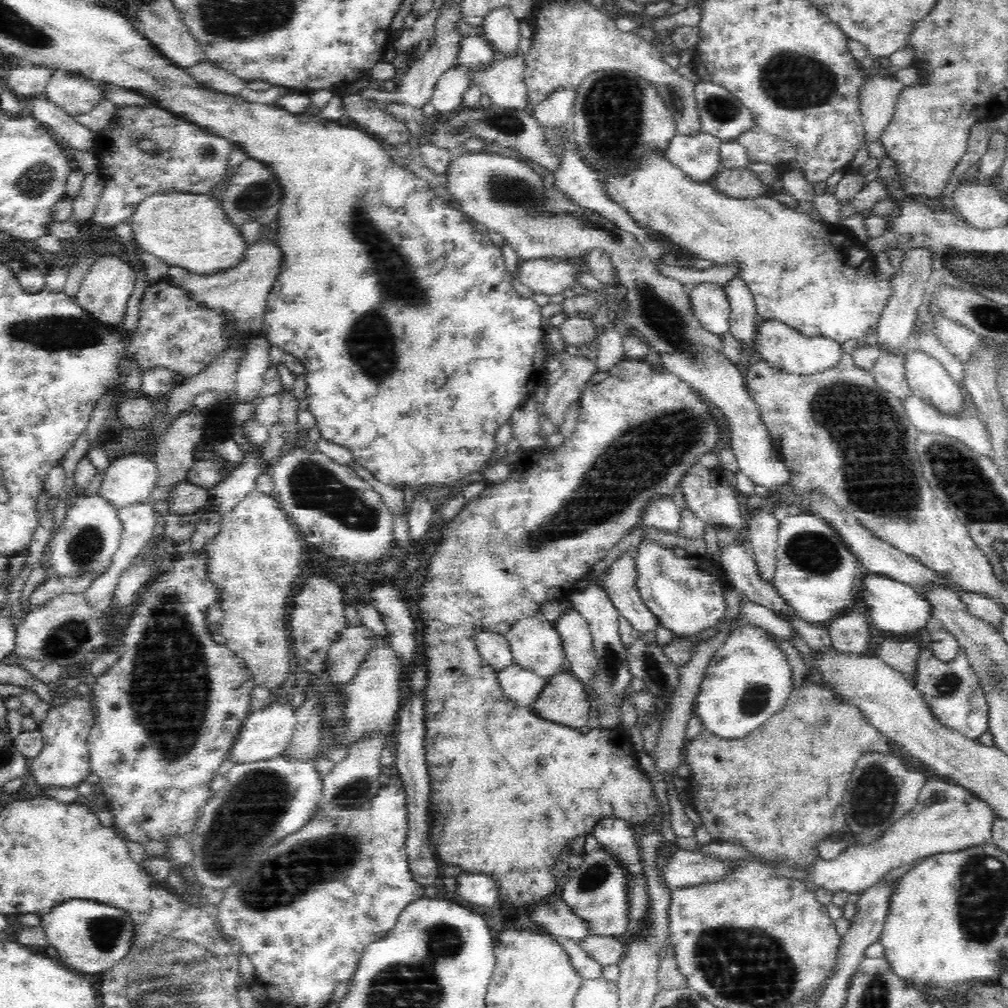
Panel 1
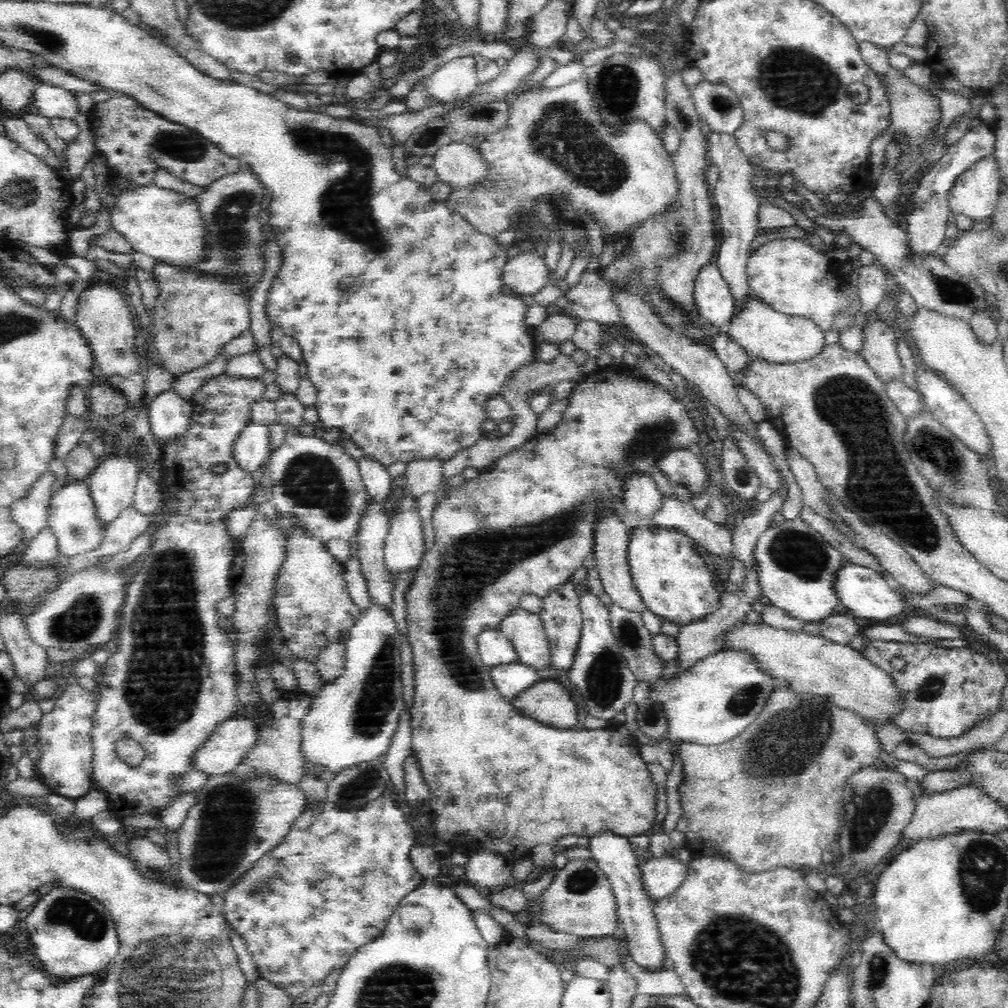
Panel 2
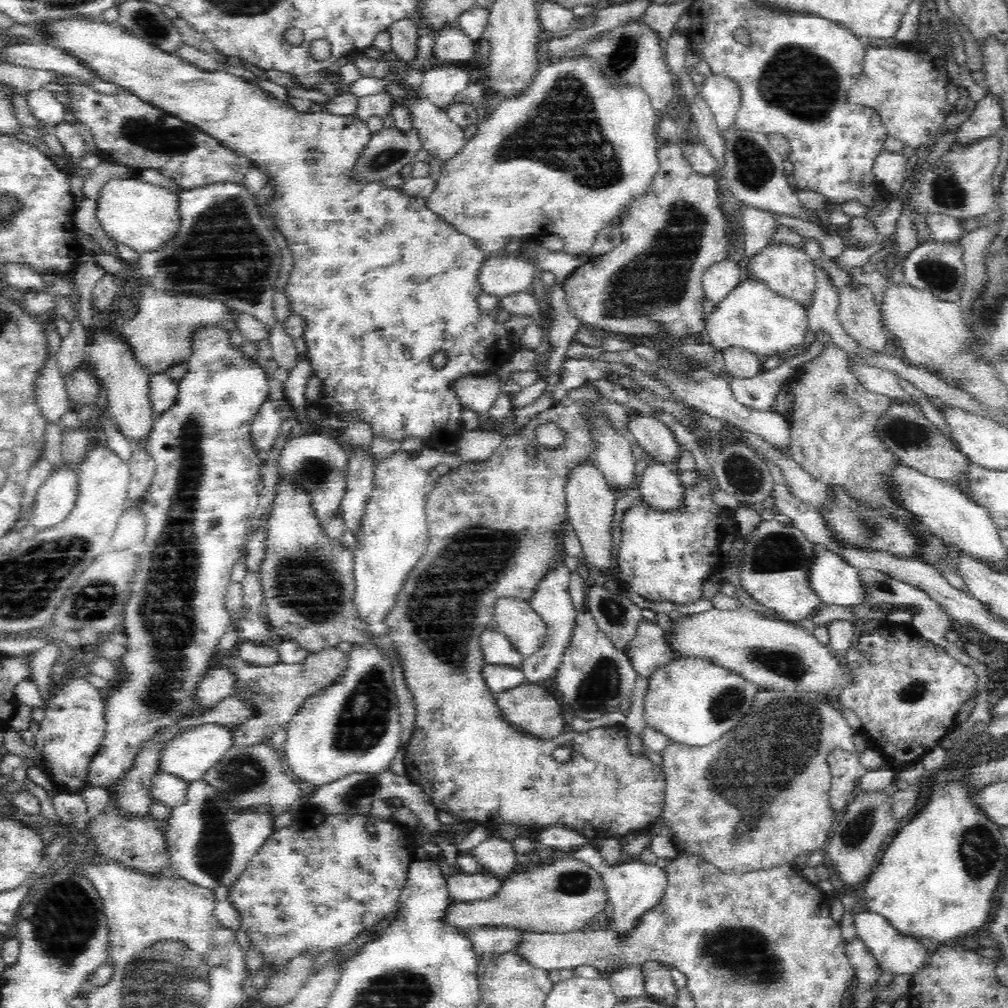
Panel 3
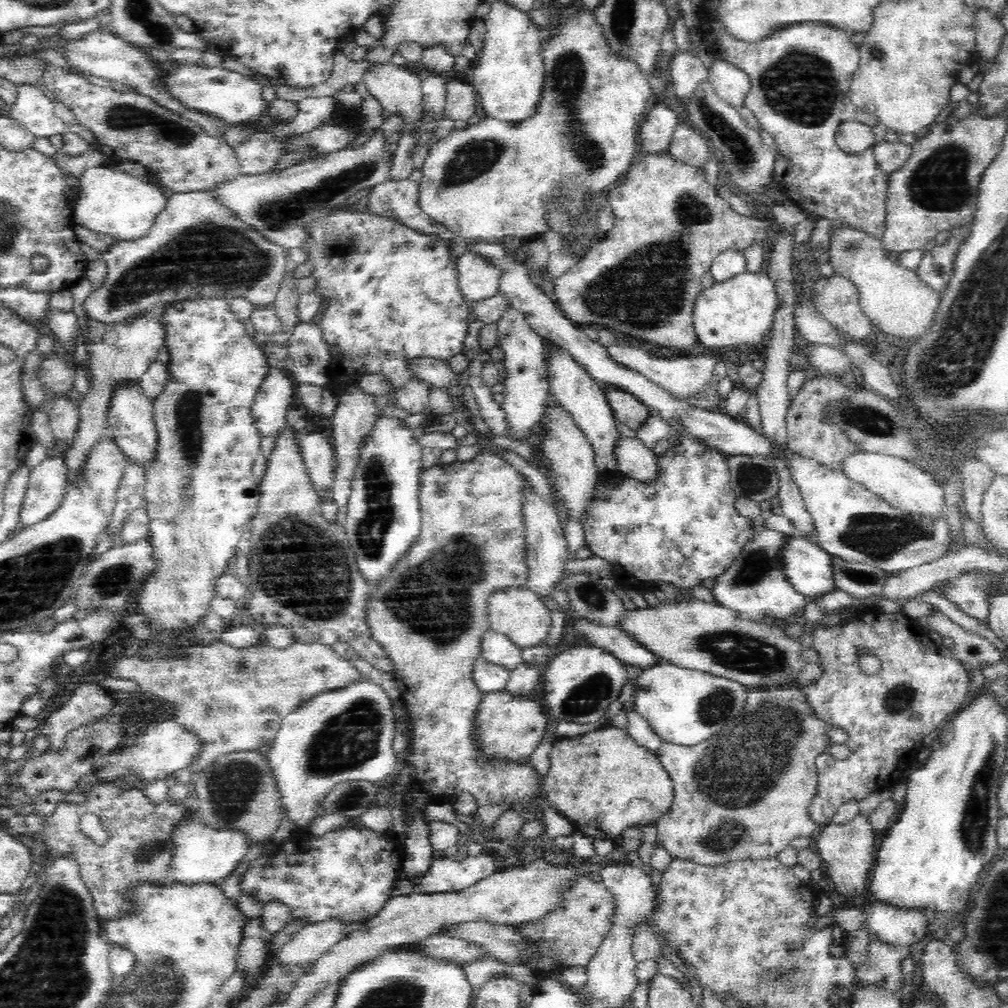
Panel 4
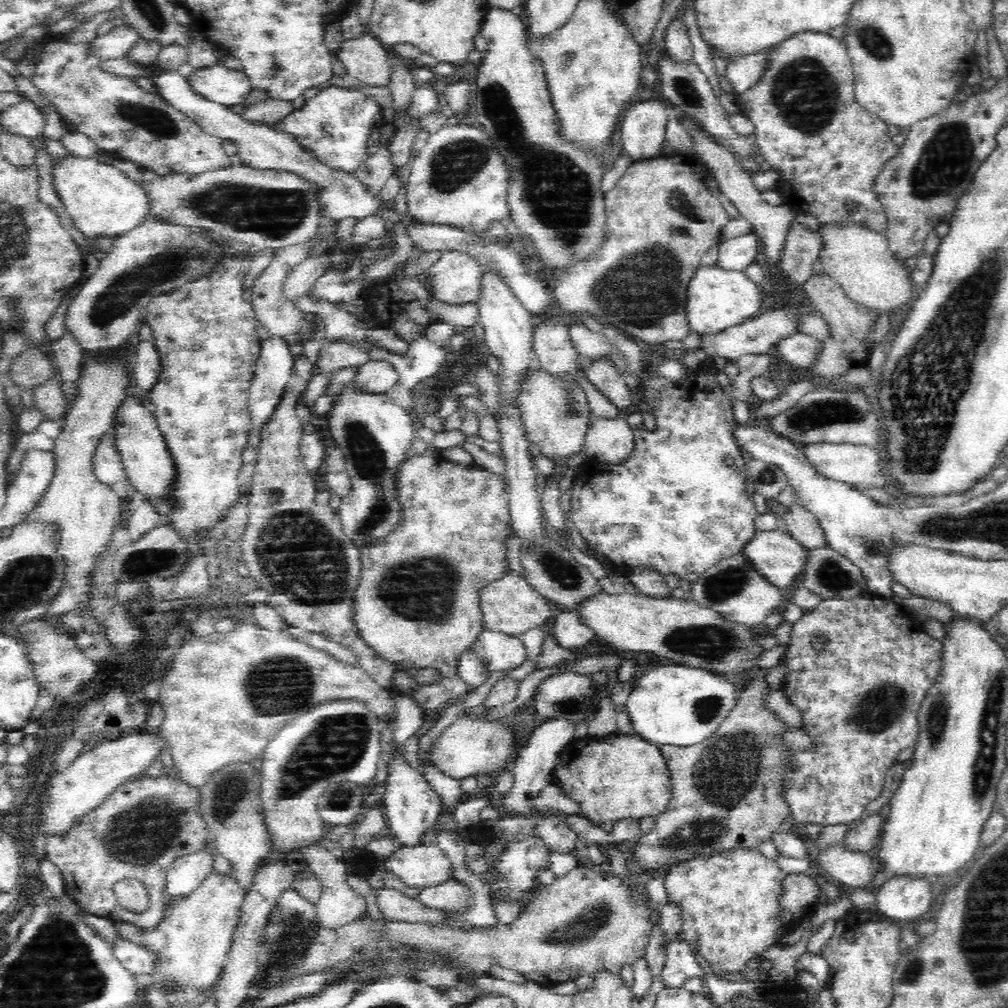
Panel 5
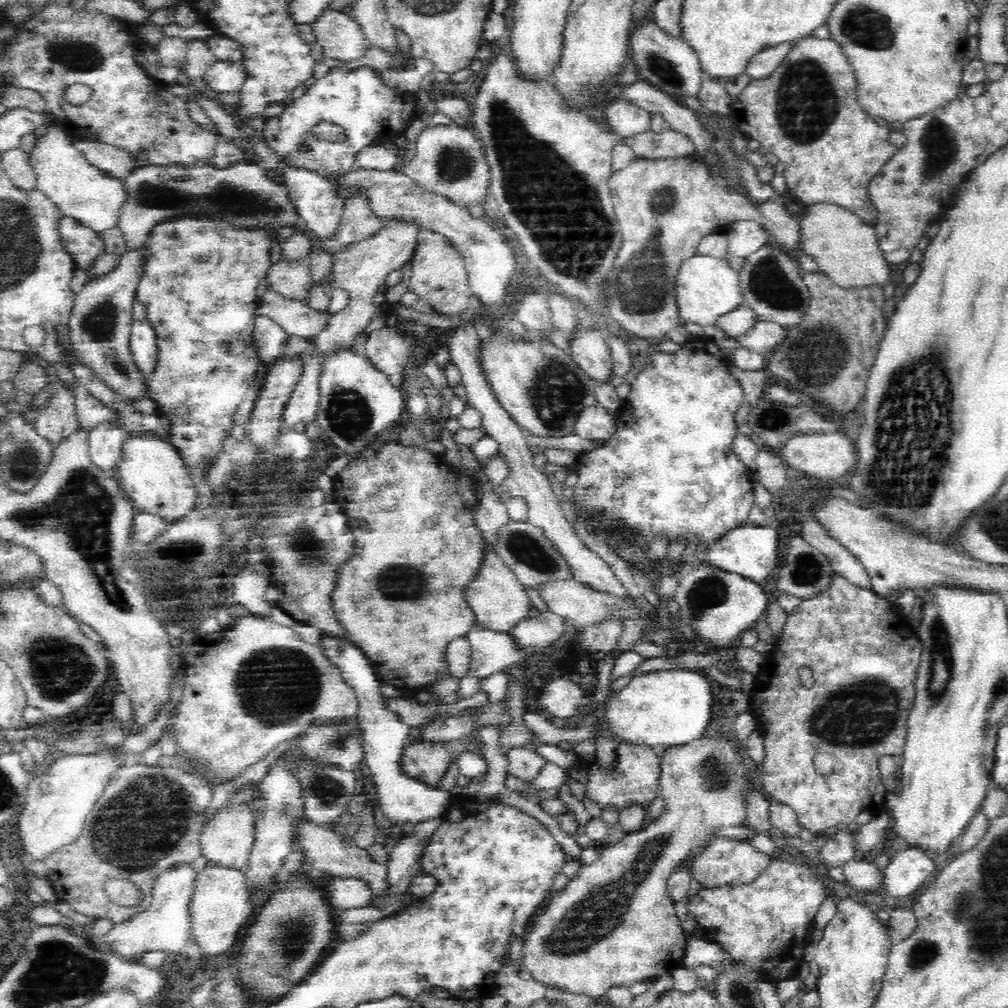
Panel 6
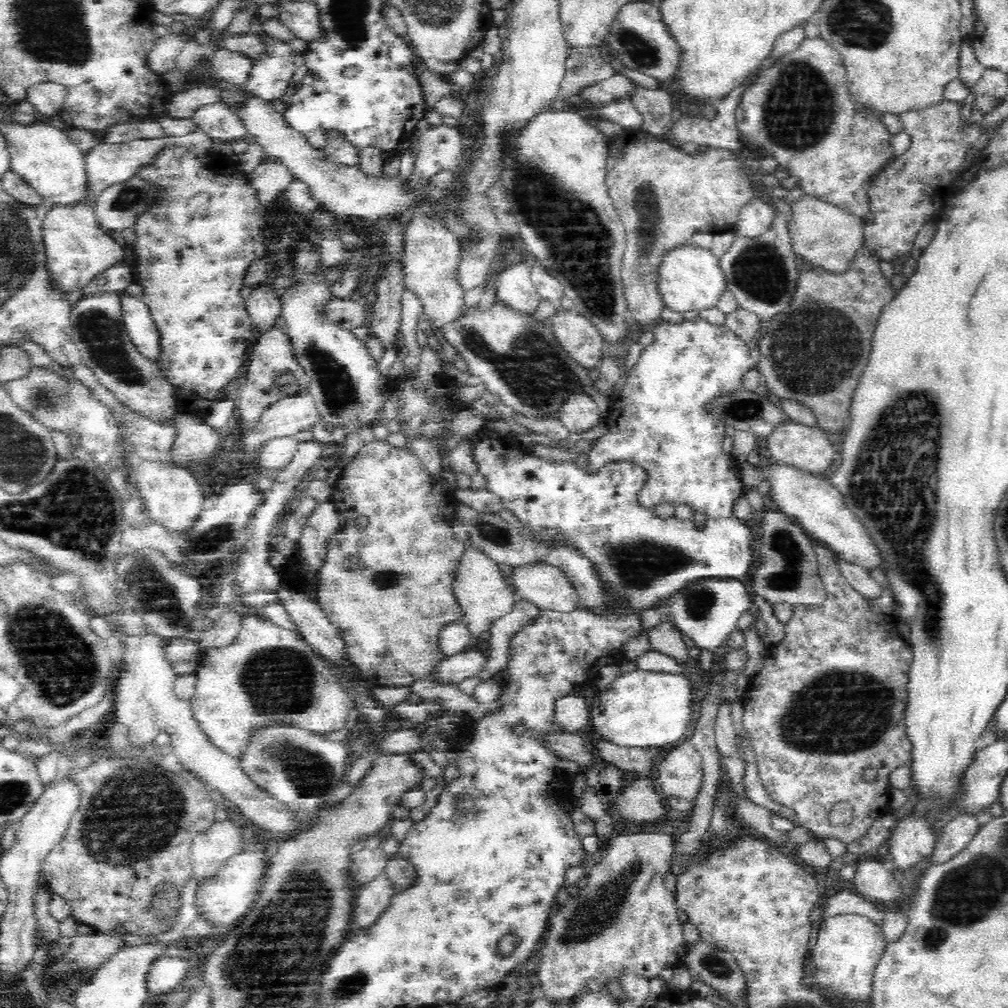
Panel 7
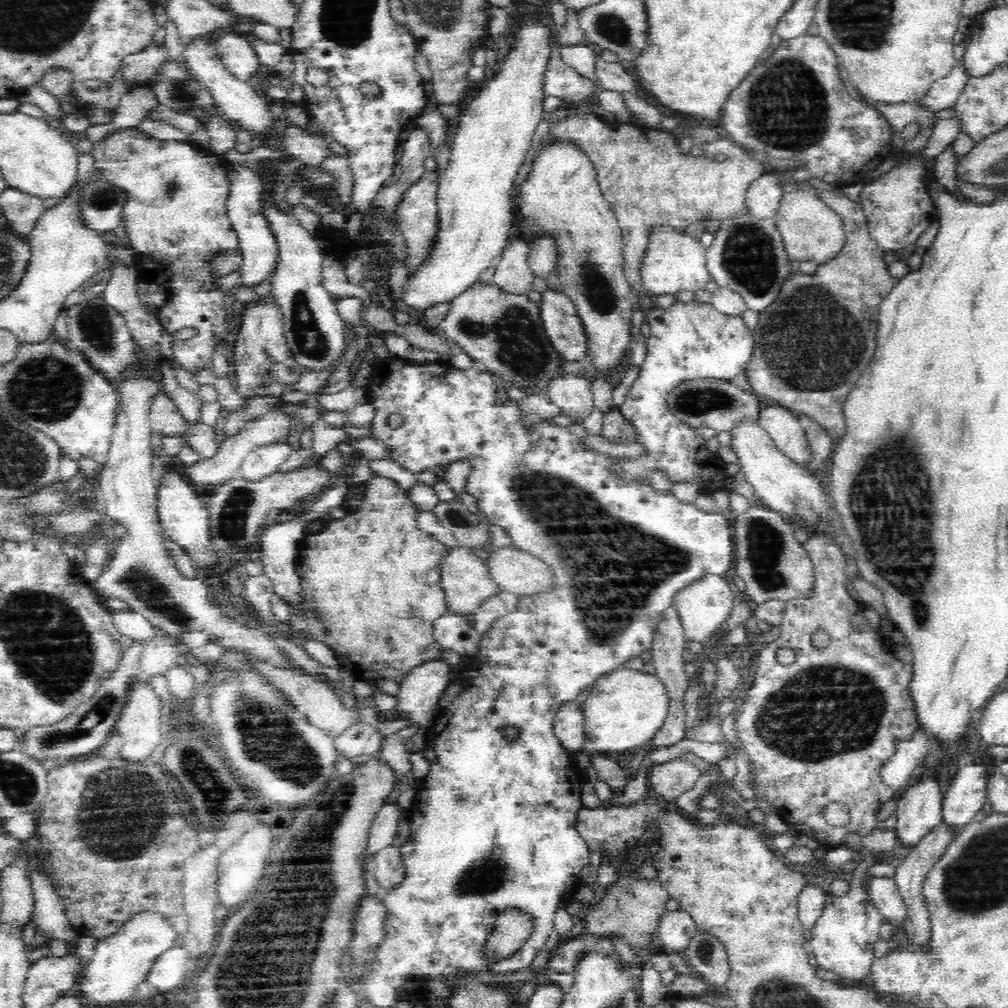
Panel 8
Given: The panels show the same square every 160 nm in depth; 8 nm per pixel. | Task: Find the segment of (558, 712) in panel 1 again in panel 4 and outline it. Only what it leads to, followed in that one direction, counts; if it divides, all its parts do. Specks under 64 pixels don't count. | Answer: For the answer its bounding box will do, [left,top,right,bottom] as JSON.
[475,690,548,760]

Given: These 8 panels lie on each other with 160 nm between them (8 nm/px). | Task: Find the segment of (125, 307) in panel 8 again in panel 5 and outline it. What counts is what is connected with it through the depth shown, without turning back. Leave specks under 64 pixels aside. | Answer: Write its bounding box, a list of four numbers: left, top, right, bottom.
[133,342,161,392]

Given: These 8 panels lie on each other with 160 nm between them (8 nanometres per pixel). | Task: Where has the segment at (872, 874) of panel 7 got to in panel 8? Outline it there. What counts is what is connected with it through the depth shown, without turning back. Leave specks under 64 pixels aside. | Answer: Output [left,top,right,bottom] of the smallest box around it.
[866,876,906,926]

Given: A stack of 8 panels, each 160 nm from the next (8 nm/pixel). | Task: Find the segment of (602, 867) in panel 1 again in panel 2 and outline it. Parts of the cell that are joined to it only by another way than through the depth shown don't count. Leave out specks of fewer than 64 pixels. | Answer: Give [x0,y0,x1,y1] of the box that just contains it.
[539,859,617,938]

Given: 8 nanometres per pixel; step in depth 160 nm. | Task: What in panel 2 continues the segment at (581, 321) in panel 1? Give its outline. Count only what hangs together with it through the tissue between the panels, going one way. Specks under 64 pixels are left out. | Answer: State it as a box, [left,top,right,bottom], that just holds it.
[534,310,576,347]

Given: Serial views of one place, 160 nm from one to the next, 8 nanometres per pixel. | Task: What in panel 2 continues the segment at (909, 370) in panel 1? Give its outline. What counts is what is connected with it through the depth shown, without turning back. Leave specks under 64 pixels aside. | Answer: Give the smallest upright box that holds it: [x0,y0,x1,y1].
[914,368,992,460]

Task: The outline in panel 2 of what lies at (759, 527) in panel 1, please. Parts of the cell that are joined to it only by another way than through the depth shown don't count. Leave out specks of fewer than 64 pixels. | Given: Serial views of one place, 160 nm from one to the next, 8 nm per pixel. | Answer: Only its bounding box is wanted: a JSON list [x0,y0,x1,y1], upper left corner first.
[676,557,764,676]

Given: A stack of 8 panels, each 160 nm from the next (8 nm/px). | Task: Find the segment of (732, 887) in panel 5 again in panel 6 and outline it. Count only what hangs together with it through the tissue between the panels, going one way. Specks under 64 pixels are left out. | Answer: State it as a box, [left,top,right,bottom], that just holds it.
[690,836,772,889]

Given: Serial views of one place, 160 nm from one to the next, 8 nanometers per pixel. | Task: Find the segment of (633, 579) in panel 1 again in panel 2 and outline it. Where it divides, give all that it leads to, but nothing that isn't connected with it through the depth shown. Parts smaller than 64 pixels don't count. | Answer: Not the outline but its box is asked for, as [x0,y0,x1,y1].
[590,511,648,616]

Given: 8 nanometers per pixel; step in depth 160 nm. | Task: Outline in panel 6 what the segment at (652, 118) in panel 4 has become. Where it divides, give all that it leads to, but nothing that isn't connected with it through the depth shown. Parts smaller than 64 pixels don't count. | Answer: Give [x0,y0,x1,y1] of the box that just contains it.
[605,97,653,141]

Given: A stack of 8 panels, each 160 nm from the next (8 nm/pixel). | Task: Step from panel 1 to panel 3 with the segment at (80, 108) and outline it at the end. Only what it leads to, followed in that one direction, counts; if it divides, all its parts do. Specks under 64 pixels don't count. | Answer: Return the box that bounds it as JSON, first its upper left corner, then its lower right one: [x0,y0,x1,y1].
[28,90,69,128]

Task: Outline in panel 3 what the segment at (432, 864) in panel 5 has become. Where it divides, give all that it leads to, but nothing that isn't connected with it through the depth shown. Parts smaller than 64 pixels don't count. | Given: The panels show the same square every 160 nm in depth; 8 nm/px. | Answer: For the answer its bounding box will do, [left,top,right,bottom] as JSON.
[447,871,503,903]

